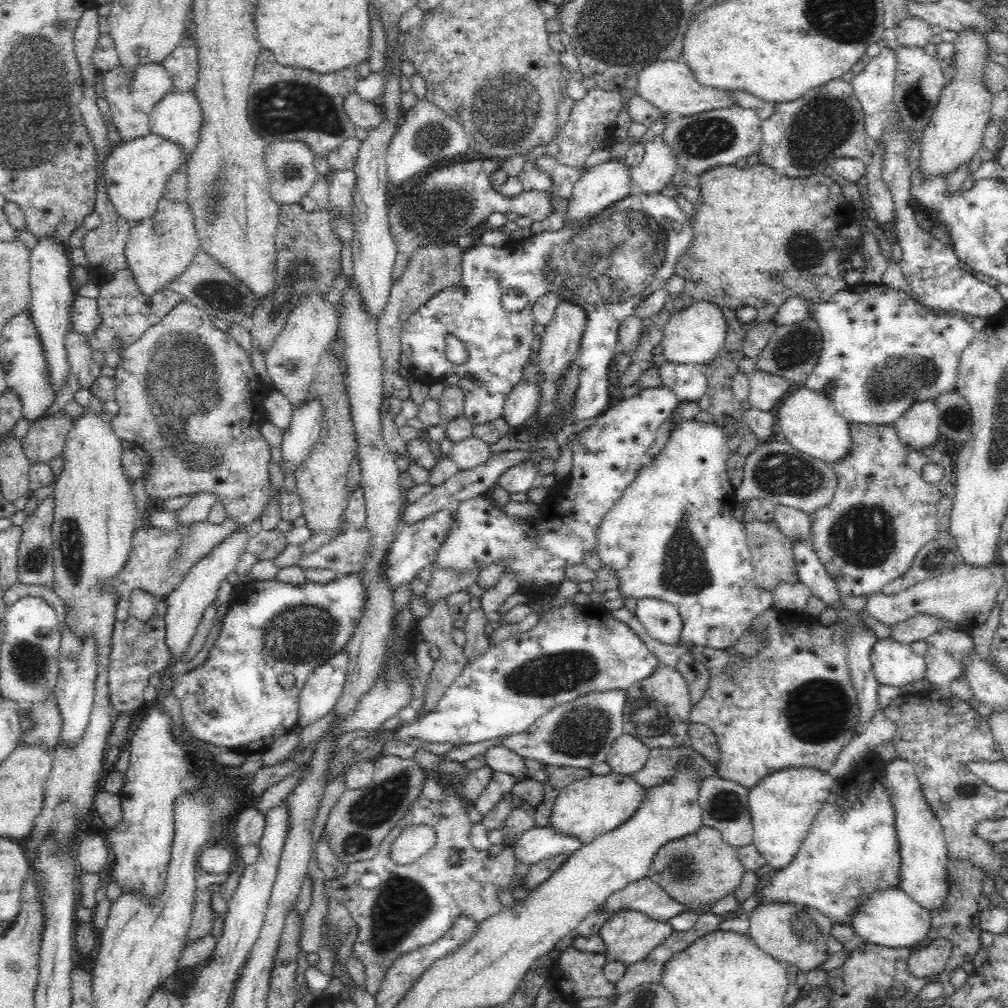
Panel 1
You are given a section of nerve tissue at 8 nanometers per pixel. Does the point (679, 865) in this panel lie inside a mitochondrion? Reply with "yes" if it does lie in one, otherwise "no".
yes

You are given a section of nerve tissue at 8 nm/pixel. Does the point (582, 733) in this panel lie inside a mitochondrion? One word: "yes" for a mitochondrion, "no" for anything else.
yes

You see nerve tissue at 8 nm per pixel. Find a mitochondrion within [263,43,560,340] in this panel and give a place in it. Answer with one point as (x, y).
(504, 111)

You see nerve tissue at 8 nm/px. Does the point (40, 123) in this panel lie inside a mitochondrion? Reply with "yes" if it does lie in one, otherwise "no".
yes

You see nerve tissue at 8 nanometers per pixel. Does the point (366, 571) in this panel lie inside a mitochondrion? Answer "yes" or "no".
no

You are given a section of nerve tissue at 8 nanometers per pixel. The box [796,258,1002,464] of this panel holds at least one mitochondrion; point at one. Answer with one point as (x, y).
(897, 377)

